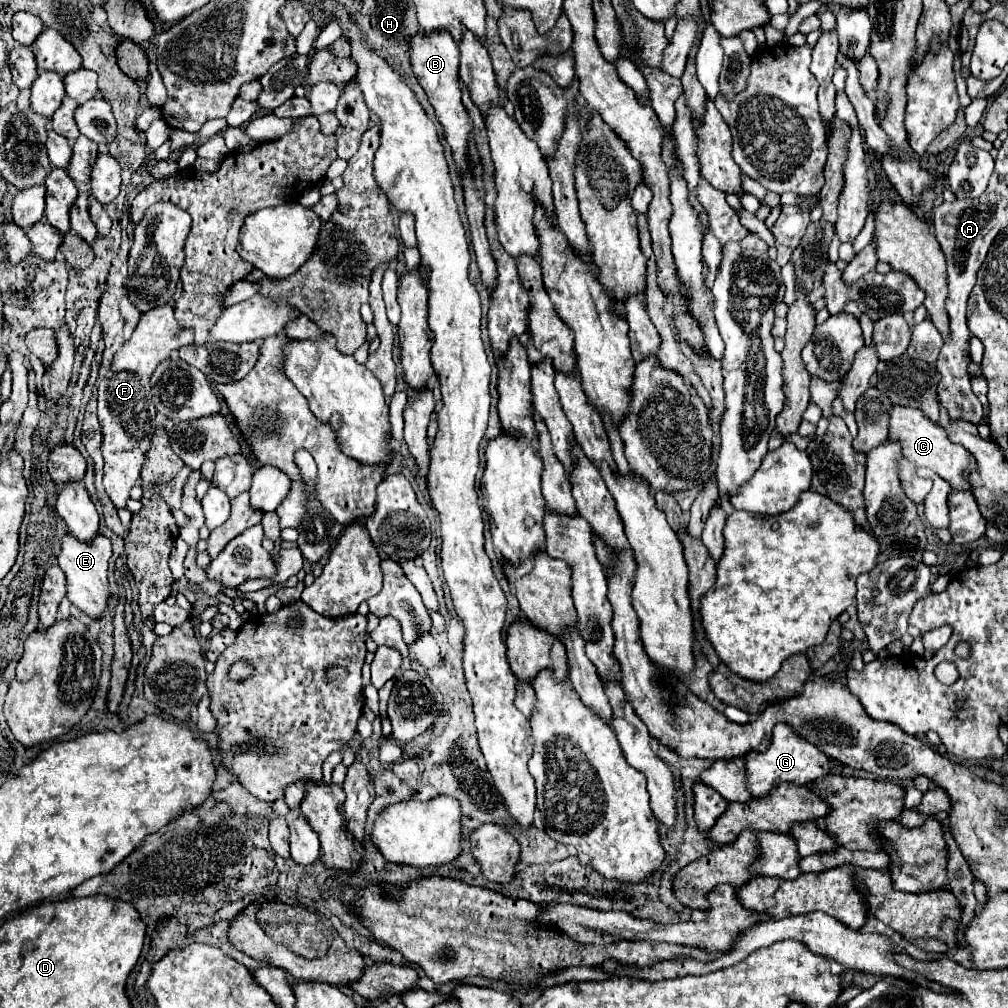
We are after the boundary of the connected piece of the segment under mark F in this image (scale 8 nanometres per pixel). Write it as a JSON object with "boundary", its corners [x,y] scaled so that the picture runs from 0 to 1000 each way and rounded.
{"boundary":[[[162,303],[150,309],[140,311],[138,322],[132,328],[132,334],[124,338],[124,342],[112,352],[108,370],[98,378],[98,420],[102,430],[100,449],[104,455],[102,483],[110,493],[116,505],[124,503],[128,495],[128,485],[138,477],[142,451],[146,443],[150,443],[150,430],[154,428],[154,404],[150,398],[148,374],[154,364],[168,354],[168,350],[176,344],[188,342],[191,336],[189,326],[180,326],[172,314],[172,305]]]}

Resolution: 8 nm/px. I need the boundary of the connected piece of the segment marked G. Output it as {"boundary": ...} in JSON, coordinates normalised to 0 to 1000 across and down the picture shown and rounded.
{"boundary":[[[773,717],[767,723],[765,739],[761,745],[751,747],[745,745],[739,753],[739,771],[741,771],[741,785],[745,789],[761,789],[765,781],[771,781],[773,777],[791,777],[801,779],[807,777],[811,771],[816,771],[822,767],[822,753],[811,745],[807,737],[801,737],[797,731],[791,731],[785,721]]]}

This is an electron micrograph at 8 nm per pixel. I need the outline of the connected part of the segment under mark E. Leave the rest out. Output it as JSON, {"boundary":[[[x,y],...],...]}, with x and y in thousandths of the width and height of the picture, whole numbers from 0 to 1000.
{"boundary":[[[63,531],[61,549],[57,561],[66,572],[66,594],[84,606],[88,612],[100,612],[108,596],[108,578],[106,578],[106,559],[110,553],[110,537],[104,531],[94,531],[90,537],[78,537],[72,531]]]}

